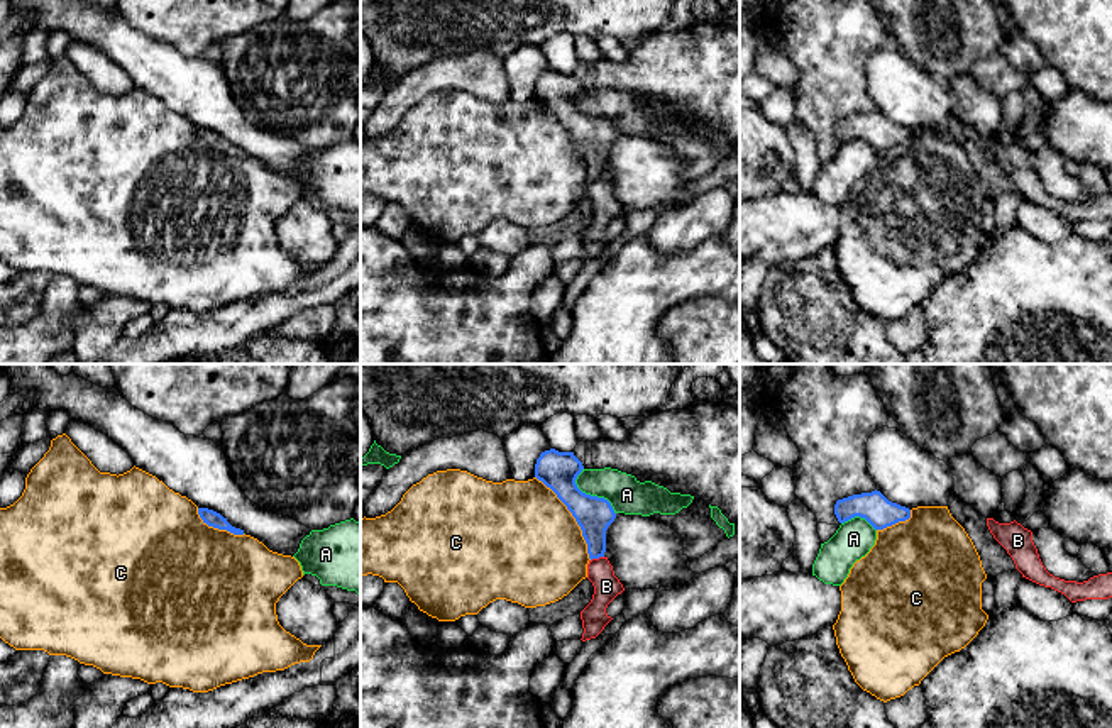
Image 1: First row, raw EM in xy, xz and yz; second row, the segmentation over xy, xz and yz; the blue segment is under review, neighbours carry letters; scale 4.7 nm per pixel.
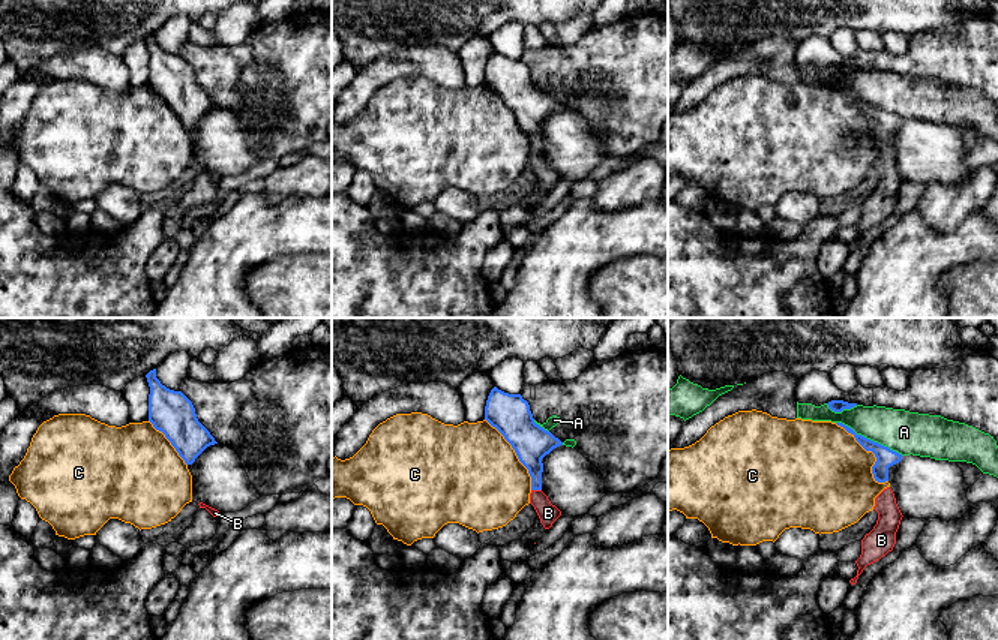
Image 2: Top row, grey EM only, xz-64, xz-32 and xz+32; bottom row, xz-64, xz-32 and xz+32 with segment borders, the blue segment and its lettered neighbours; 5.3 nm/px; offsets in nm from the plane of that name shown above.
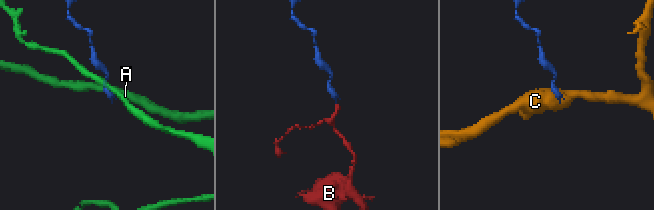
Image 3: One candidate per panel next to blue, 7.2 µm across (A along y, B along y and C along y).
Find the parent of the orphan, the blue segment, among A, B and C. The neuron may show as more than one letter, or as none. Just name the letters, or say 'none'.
B

